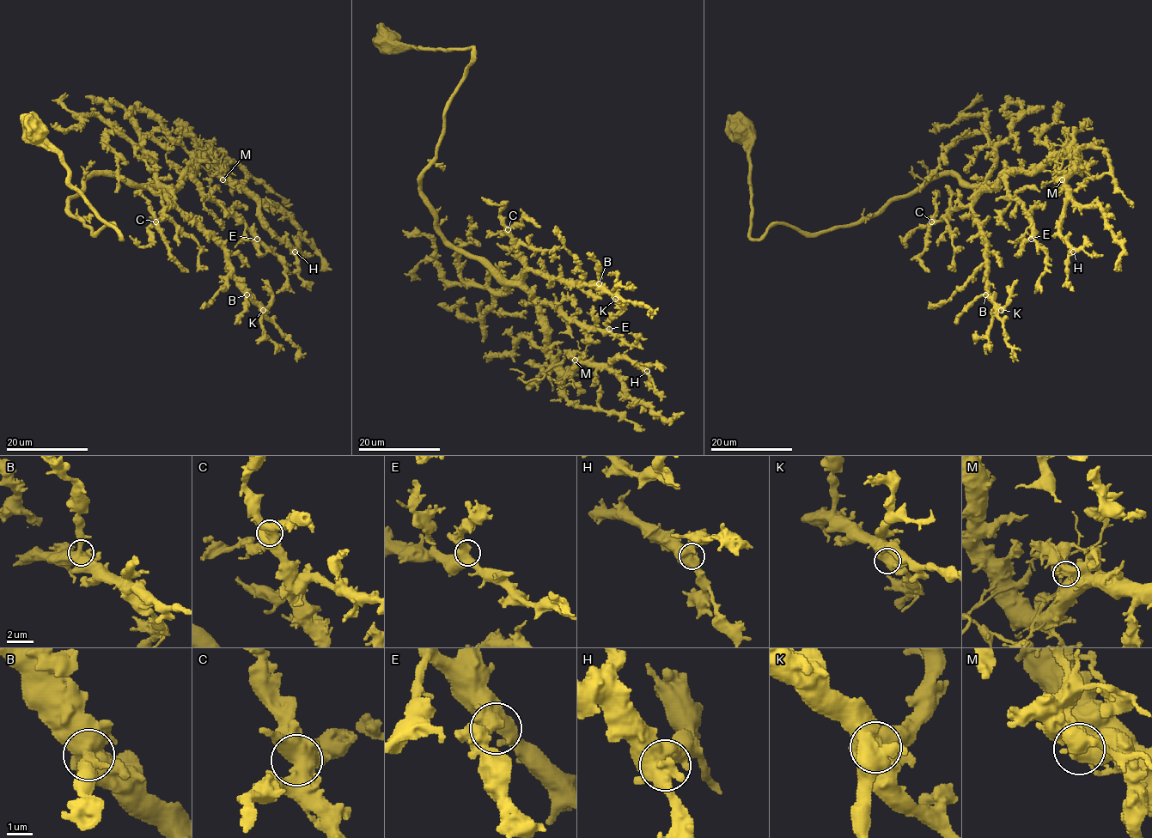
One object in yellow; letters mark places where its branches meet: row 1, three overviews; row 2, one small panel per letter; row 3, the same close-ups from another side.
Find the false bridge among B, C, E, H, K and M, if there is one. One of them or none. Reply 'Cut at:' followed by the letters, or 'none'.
Cut at: M

